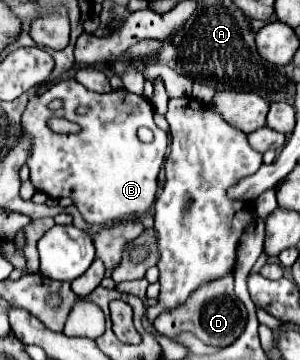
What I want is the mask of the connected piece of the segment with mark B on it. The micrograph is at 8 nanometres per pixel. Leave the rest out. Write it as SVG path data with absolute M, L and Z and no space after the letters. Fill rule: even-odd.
M61 80L53 84L45 94L35 96L29 100L25 112L23 112L23 130L33 136L33 150L27 160L27 166L31 168L31 182L37 190L45 192L49 198L73 198L77 210L85 218L85 222L95 226L111 226L129 218L143 216L149 206L155 202L157 194L157 174L163 166L169 136L159 130L153 122L153 106L145 96L131 94L129 90L111 90L107 94L91 92L83 88L77 80ZM55 98L63 100L63 106L59 110L51 110L47 104ZM79 106L87 106L87 114L77 114ZM51 116L61 116L71 122L77 122L81 126L81 132L77 134L55 134L47 128L47 120ZM147 126L153 130L155 140L151 144L143 144L137 138L137 128Z

